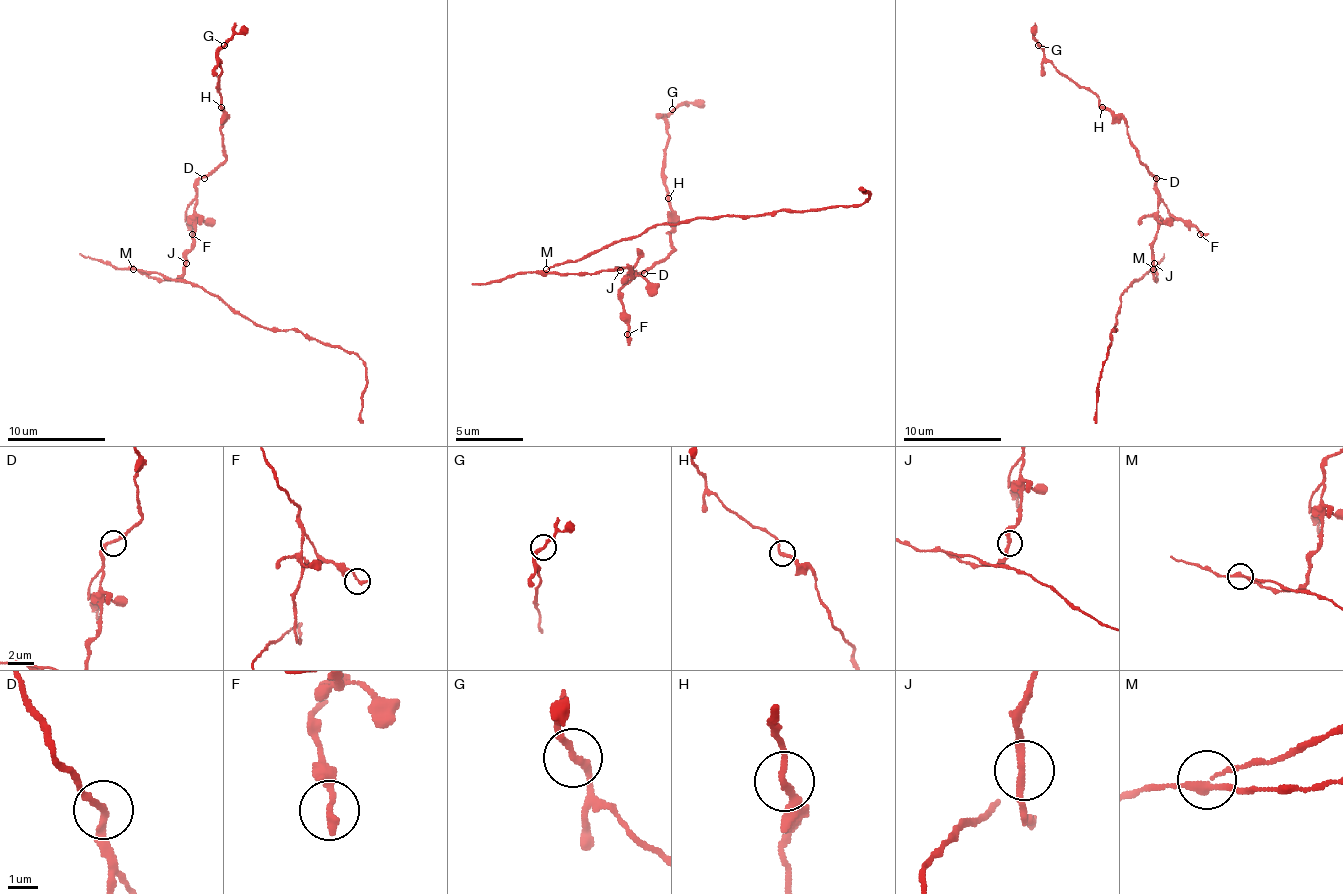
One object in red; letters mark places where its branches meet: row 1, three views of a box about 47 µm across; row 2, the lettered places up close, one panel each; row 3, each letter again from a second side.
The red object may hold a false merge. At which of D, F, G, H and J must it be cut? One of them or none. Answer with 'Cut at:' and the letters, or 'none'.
Cut at: J

